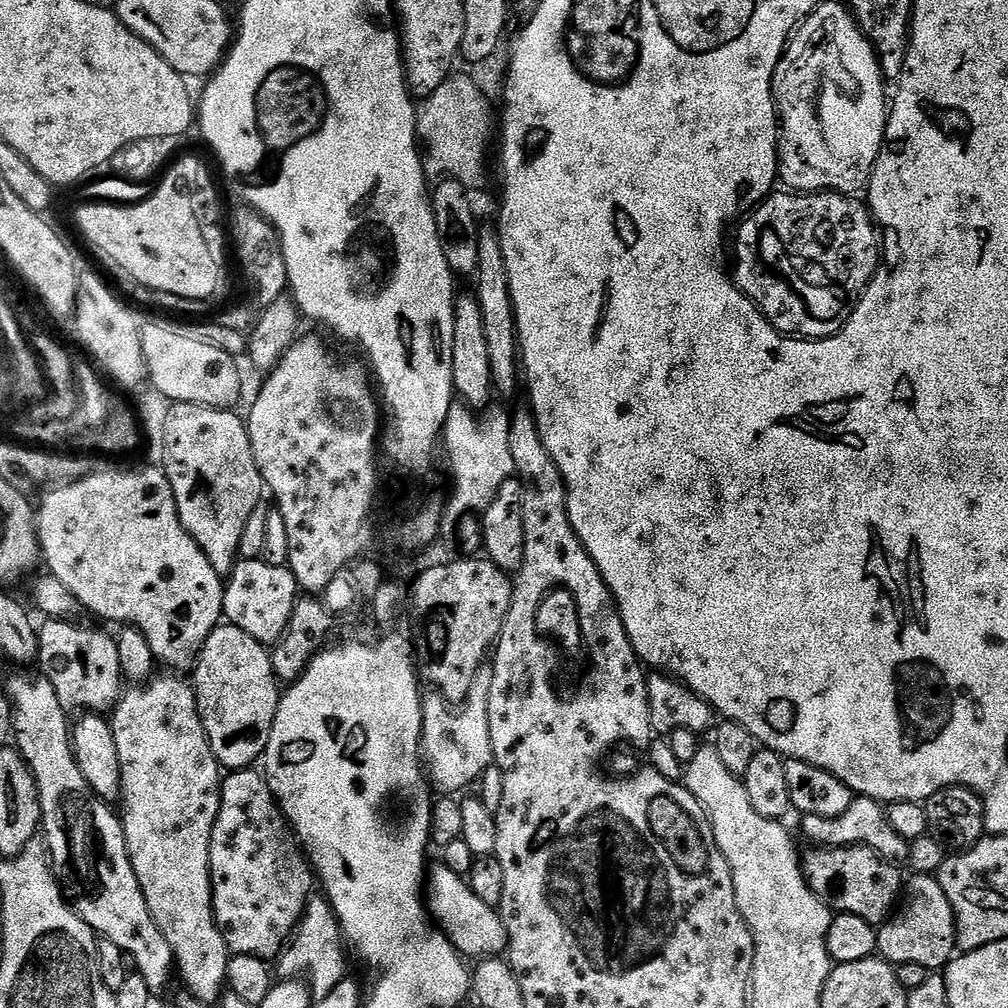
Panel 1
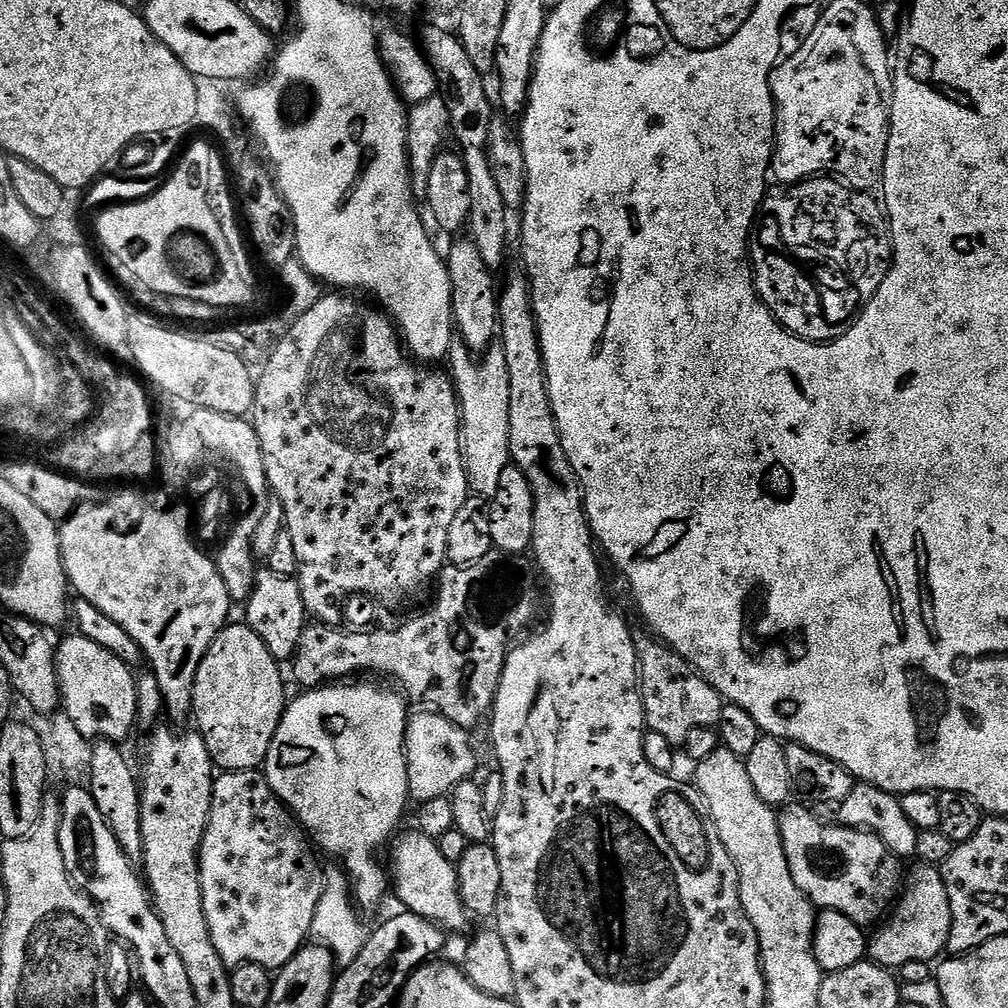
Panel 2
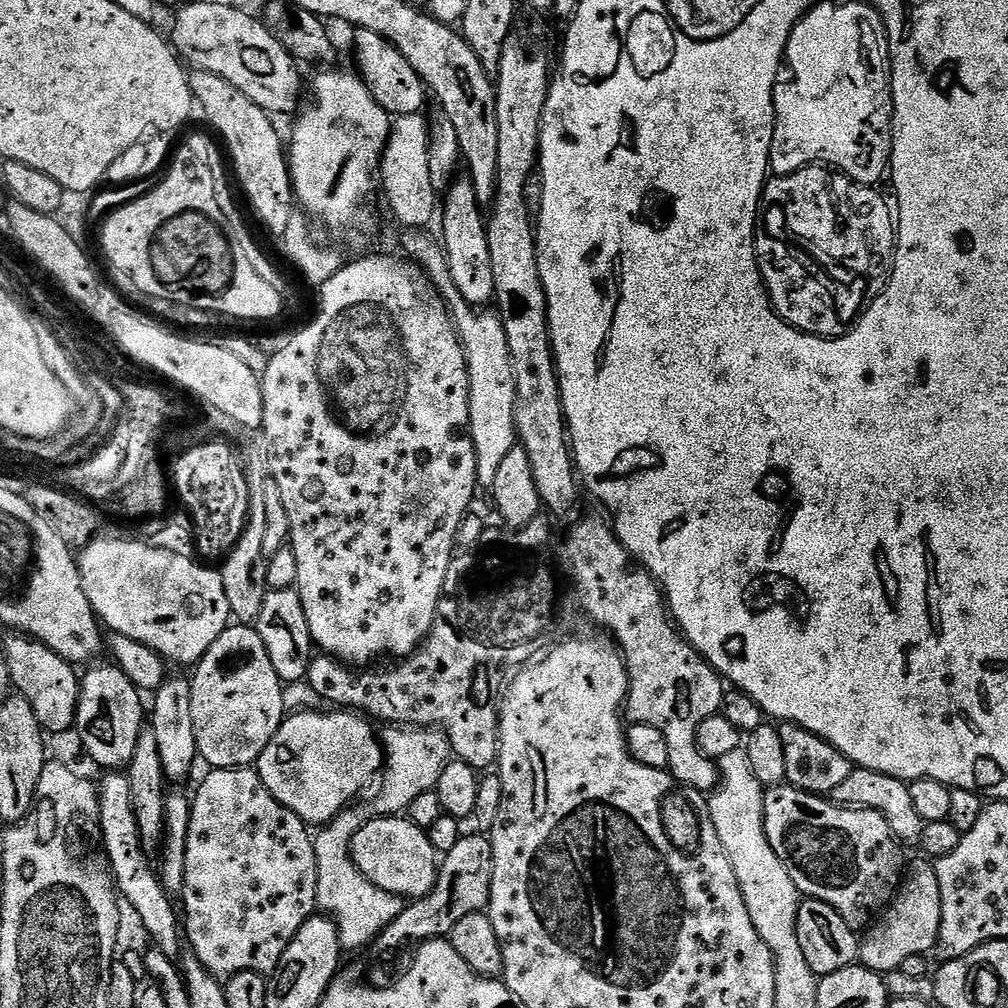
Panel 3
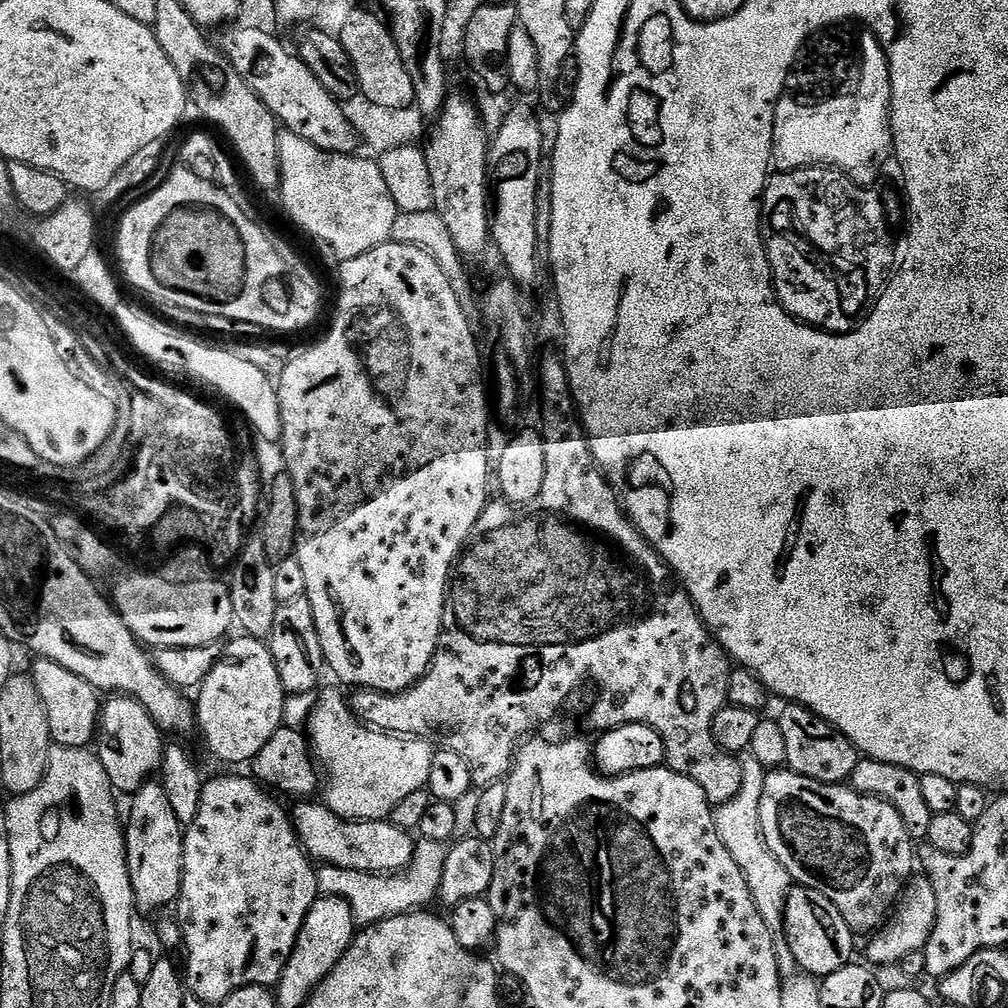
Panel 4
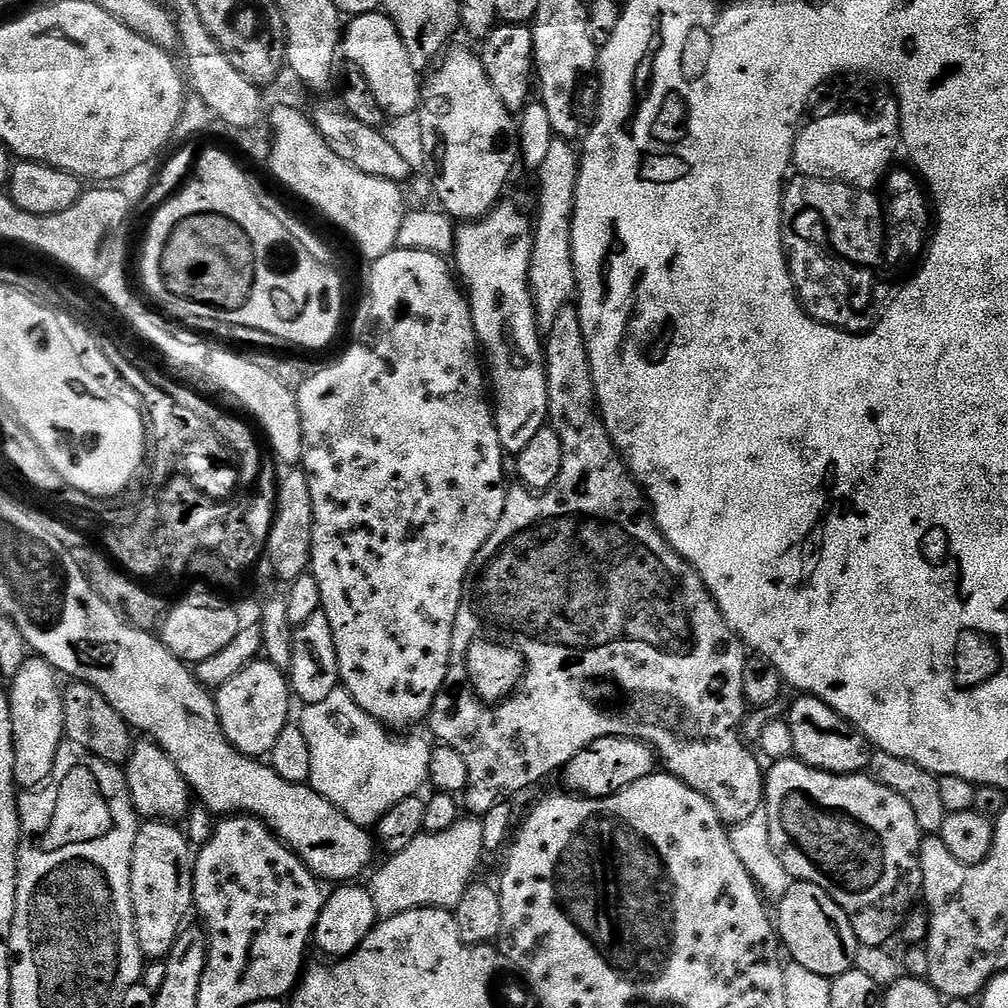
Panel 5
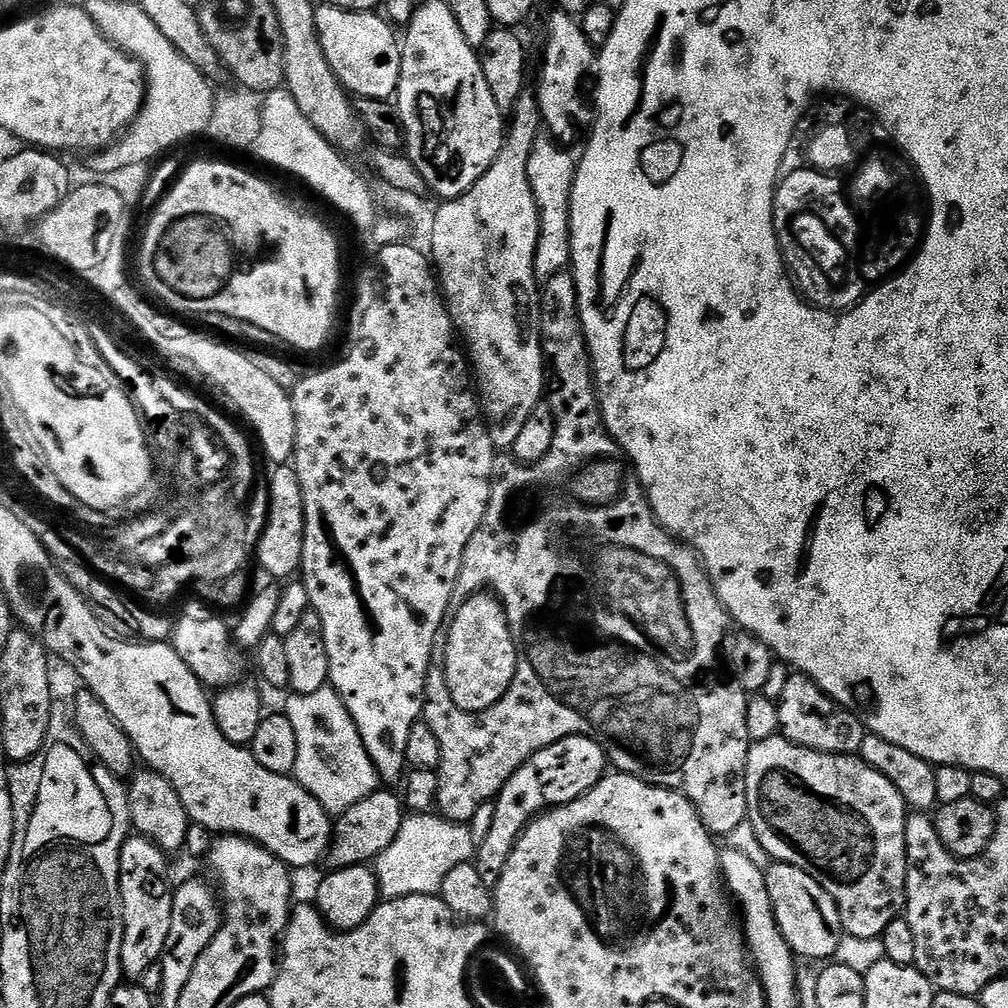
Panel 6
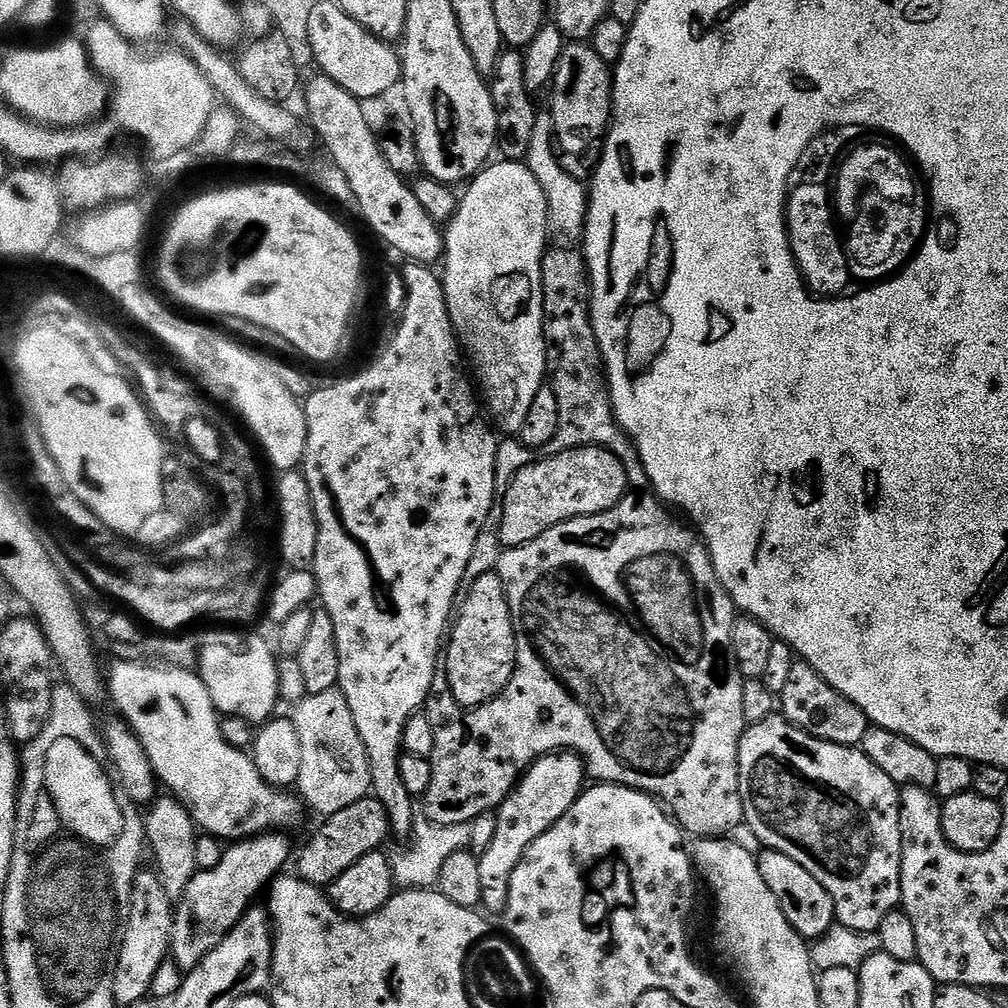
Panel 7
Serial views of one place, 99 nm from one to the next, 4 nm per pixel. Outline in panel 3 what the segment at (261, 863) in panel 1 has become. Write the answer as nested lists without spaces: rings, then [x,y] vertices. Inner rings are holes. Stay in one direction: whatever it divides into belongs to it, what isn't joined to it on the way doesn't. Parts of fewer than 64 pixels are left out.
[[[255,767],[246,768],[214,768],[209,776],[196,788],[196,796],[191,797],[192,813],[190,814],[190,830],[186,838],[186,874],[184,875],[184,908],[182,904],[182,932],[192,943],[191,951],[210,970],[210,974],[221,982],[227,982],[234,974],[243,972],[259,972],[271,974],[275,972],[282,954],[286,954],[286,946],[302,930],[302,926],[317,911],[316,891],[318,890],[318,862],[312,845],[314,836],[309,825],[305,824],[298,814],[294,814],[284,803],[277,800],[274,793],[262,782],[259,771]]]

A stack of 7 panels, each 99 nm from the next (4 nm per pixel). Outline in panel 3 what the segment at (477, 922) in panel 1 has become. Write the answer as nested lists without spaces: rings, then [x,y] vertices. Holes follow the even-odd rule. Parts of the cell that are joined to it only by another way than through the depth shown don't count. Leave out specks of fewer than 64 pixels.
[[[396,815],[376,816],[352,833],[352,861],[366,878],[370,878],[370,882],[374,882],[374,886],[386,890],[391,896],[399,896],[408,902],[421,900],[426,894],[430,894],[430,890],[434,890],[436,885],[438,854],[434,846],[430,846],[430,838],[425,829],[419,828],[407,815]]]

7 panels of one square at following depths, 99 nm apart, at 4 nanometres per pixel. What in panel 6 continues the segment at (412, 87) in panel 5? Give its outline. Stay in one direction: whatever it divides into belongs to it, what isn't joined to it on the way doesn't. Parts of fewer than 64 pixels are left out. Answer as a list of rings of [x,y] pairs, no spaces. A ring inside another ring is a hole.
[[[335,3],[320,4],[316,10],[316,29],[320,35],[320,45],[326,54],[326,62],[330,62],[330,70],[339,78],[341,85],[353,97],[365,100],[391,101],[400,85],[402,58],[400,57],[401,41],[396,40],[397,29],[383,15],[376,16],[375,11],[351,12],[345,8],[337,8]]]

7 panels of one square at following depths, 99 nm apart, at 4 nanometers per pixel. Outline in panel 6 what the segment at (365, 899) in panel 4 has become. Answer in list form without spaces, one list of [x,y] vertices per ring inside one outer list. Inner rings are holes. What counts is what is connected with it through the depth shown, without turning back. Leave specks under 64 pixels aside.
[[[412,814],[405,819],[395,842],[374,861],[376,880],[384,900],[434,896],[456,866],[469,863],[478,851],[471,827],[445,820],[439,814]]]

